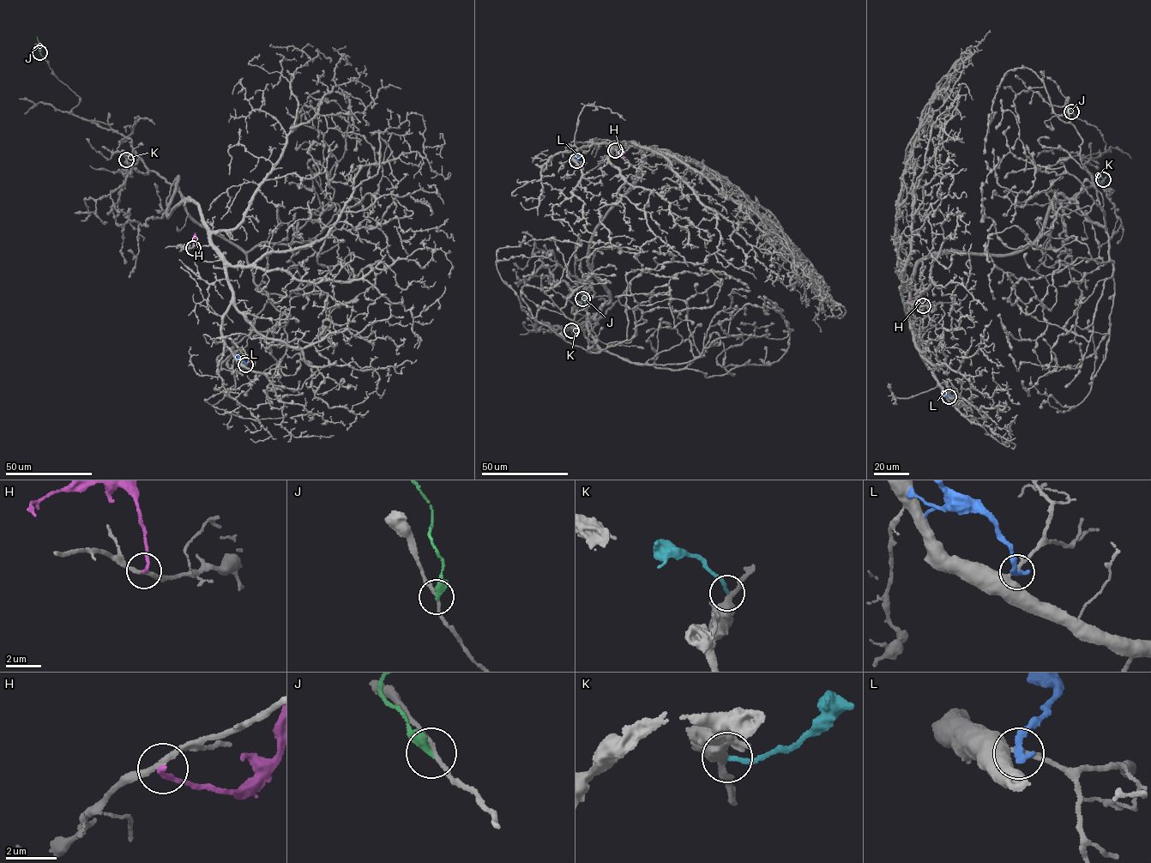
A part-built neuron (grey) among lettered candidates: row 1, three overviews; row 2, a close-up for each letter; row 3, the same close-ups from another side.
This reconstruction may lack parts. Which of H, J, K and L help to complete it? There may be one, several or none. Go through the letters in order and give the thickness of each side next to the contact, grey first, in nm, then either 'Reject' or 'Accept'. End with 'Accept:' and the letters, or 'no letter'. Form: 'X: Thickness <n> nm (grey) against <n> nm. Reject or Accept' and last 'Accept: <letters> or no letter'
H: Thickness 200 nm (grey) against 200 nm. Reject
J: Thickness 180 nm (grey) against 380 nm. Reject
K: Thickness 420 nm (grey) against 180 nm. Reject
L: Thickness 280 nm (grey) against 320 nm. Reject
Accept: no letter

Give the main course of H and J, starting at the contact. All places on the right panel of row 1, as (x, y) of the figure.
H: (923, 305), (919, 297), (912, 299)
J: (1071, 111), (1068, 107), (1068, 98)

